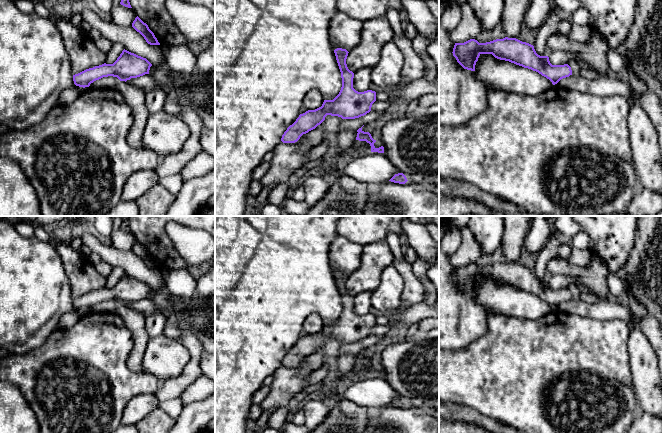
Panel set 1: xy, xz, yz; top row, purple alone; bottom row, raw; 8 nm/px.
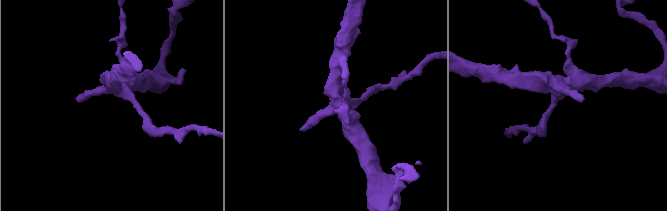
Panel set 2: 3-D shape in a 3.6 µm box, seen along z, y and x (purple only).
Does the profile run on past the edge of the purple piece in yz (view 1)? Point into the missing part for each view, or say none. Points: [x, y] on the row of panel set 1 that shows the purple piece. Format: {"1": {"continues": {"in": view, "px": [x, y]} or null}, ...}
{"1": {"continues": null}}

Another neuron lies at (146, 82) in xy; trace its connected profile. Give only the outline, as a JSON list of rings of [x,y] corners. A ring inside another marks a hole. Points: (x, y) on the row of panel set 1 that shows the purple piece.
[[[145,74],[137,78],[131,78],[126,82],[133,86],[137,86],[143,89],[144,91],[149,91],[151,89],[158,89],[158,90],[163,90],[167,94],[171,94],[173,96],[180,93],[185,93],[187,91],[187,89],[184,86],[178,86],[172,82],[162,85],[156,82],[155,79],[150,74]]]

